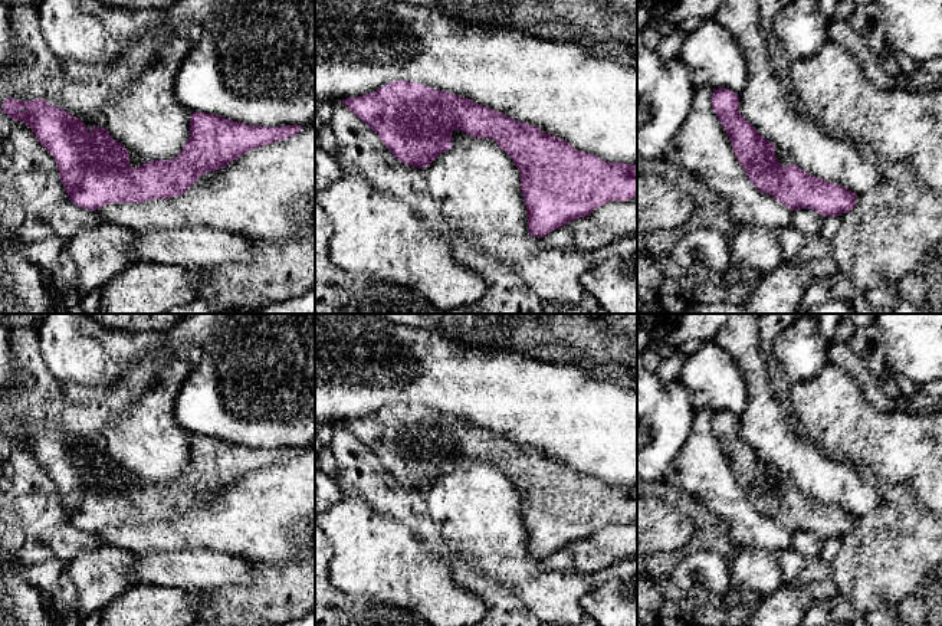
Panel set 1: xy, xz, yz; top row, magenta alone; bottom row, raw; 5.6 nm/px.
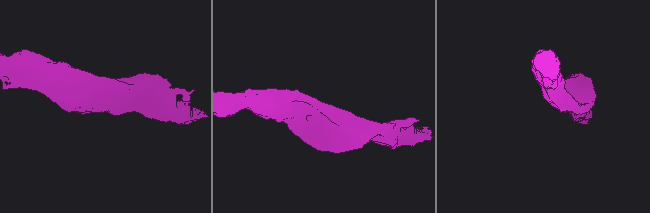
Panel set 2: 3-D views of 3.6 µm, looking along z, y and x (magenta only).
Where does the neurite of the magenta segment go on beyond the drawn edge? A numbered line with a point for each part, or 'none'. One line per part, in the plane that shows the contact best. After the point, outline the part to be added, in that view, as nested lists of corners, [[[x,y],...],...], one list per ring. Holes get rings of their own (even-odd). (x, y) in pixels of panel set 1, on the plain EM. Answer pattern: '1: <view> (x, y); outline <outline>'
none

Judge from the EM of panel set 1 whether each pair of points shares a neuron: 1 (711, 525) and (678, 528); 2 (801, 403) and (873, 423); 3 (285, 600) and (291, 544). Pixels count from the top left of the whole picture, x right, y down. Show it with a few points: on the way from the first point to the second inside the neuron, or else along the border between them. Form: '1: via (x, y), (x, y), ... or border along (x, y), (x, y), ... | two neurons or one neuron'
1: border along (668, 504), (692, 521), (693, 536), (683, 547) | two neurons
2: via (819, 403), (829, 407), (844, 423), (856, 423) | one neuron
3: border along (299, 553), (282, 561), (256, 561) | two neurons

